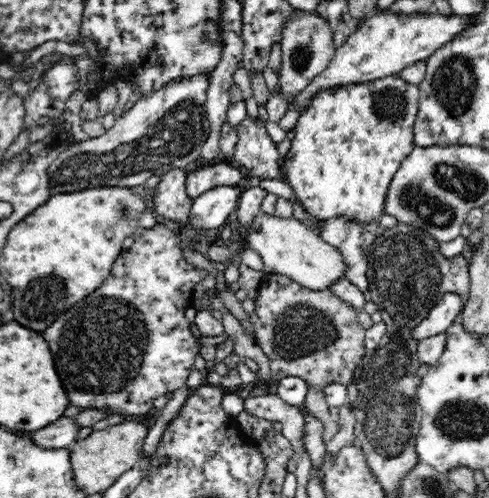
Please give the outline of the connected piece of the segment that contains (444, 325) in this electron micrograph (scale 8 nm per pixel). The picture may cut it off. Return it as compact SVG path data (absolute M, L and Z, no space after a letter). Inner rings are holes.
M448 293L442 296L436 306L430 310L428 317L413 331L413 340L422 342L430 336L446 333L455 318L462 313L464 304L465 301L459 294Z

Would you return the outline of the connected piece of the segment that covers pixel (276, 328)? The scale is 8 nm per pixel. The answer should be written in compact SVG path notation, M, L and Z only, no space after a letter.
M265 274L260 282L259 298L248 305L254 325L254 342L262 348L269 360L271 375L277 382L287 376L296 376L308 386L324 388L330 383L347 386L356 367L365 354L365 329L358 322L359 313L329 290L312 291L300 287L288 276Z

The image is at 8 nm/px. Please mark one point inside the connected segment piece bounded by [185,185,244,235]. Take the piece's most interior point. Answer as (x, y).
(212, 209)

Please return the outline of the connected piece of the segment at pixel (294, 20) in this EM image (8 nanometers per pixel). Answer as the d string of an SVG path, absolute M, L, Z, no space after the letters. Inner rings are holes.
M293 8L292 16L286 20L283 26L281 40L282 66L280 66L277 74L279 88L281 89L277 93L270 93L265 103L271 122L277 124L286 114L288 110L288 99L286 98L288 96L294 96L294 94L304 90L316 75L320 75L329 66L337 49L334 47L334 27L330 24L330 21L322 19L322 16L315 11Z

